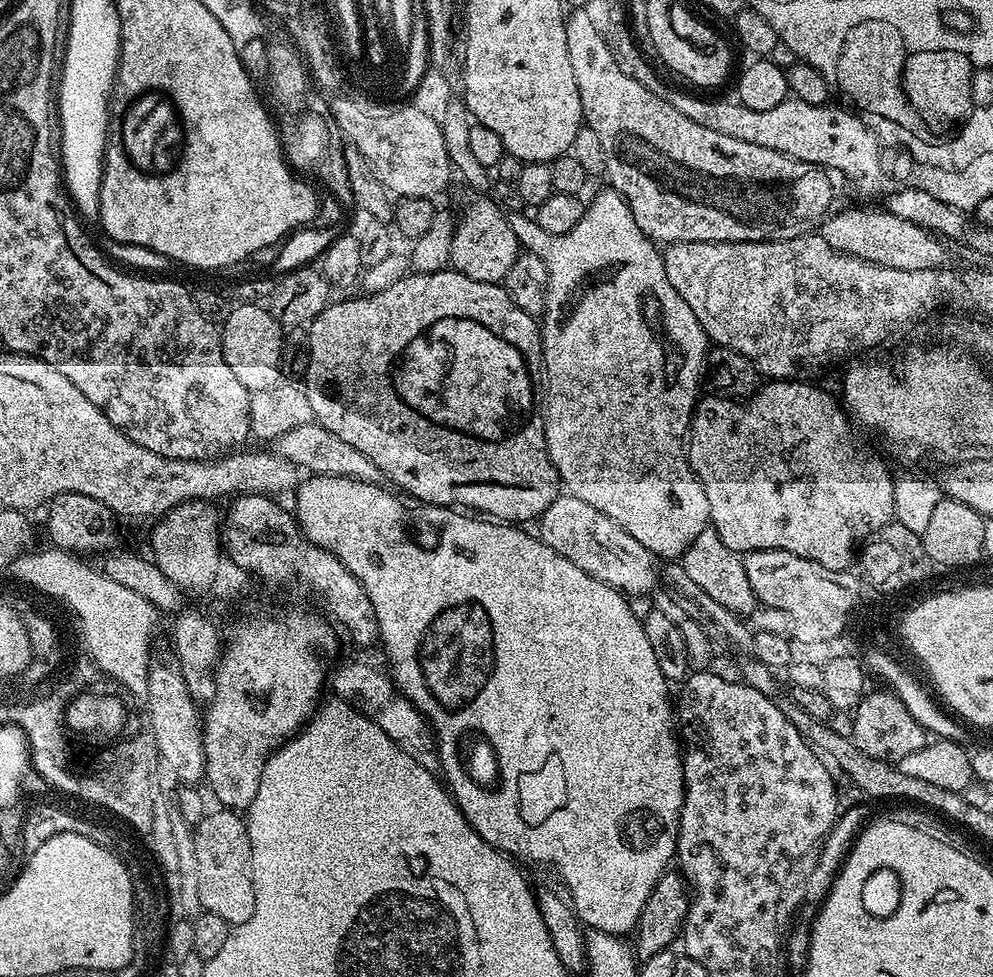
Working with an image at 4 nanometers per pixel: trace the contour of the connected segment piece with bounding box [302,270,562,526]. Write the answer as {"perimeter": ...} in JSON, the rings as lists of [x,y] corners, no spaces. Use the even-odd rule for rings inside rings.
{"perimeter":[[[455,270],[416,272],[387,290],[359,295],[353,300],[329,303],[307,325],[310,366],[302,387],[306,398],[310,398],[313,421],[366,454],[393,489],[401,488],[424,504],[452,508],[448,510],[475,510],[493,521],[513,526],[524,522],[520,520],[535,521],[556,500],[562,488],[560,475],[548,457],[544,418],[528,422],[534,426],[510,436],[502,436],[496,430],[496,422],[490,420],[498,420],[496,416],[488,416],[488,420],[478,418],[478,422],[468,422],[482,432],[482,436],[476,436],[468,428],[458,430],[460,424],[436,420],[436,426],[432,426],[426,418],[434,416],[426,412],[422,416],[418,406],[418,412],[406,416],[404,426],[404,418],[396,416],[396,410],[392,412],[396,408],[392,404],[396,402],[390,400],[388,388],[382,390],[376,386],[380,380],[372,378],[374,374],[396,378],[394,370],[402,364],[414,342],[418,342],[418,332],[446,314],[464,314],[486,322],[530,354],[530,368],[544,366],[537,317],[518,310],[499,283],[471,280]],[[382,400],[386,400],[388,414],[384,422],[384,414],[380,412],[380,424],[376,424],[376,406]]]}

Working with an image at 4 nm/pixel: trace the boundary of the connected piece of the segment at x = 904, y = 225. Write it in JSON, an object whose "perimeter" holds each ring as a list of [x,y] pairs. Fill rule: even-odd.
{"perimeter":[[[883,207],[840,211],[833,211],[818,229],[818,235],[826,238],[835,252],[898,270],[926,270],[945,263],[945,245],[941,237],[927,232],[922,226],[914,226],[914,222],[906,222],[906,218],[898,218],[898,214],[890,214]]]}

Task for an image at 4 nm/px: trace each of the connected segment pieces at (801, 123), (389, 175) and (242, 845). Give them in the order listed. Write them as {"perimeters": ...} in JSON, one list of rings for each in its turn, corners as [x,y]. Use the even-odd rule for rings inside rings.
{"perimeters":[[[[676,88],[659,89],[660,96],[674,110],[686,114],[698,126],[718,130],[718,134],[730,134],[730,138],[742,138],[742,142],[754,142],[766,150],[778,150],[790,158],[817,164],[839,174],[848,166],[858,166],[866,182],[874,182],[877,151],[870,140],[853,126],[846,116],[845,109],[832,108],[831,103],[811,104],[795,98],[782,101],[774,110],[750,110],[746,105],[729,100],[699,100],[687,96]]],[[[337,81],[323,89],[332,117],[342,136],[372,164],[384,188],[397,197],[434,198],[452,176],[452,167],[439,119],[413,103],[368,102],[350,92],[347,81]]],[[[236,810],[209,811],[195,825],[200,835],[197,836],[197,851],[200,860],[200,891],[203,899],[200,907],[210,914],[218,914],[218,918],[225,920],[228,925],[235,926],[242,922],[250,922],[254,914],[254,886],[252,885],[252,847],[250,846],[250,834],[245,817]]]]}

